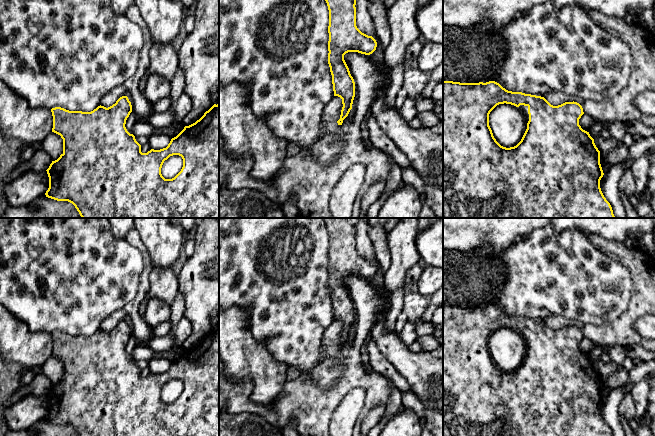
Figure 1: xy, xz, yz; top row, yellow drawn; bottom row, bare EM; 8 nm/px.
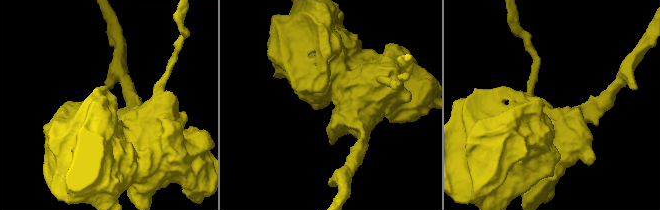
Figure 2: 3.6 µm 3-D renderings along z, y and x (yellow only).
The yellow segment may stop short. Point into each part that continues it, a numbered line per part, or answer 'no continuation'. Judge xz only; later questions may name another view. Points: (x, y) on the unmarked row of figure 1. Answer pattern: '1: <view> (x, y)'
no continuation

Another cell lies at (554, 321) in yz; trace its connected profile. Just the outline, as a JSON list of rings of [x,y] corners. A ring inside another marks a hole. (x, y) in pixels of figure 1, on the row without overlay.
[[[588,233],[588,238],[595,248],[615,258],[629,270],[633,283],[629,306],[617,319],[599,326],[570,321],[557,314],[550,314],[545,323],[553,330],[577,326],[584,338],[599,345],[641,345],[647,351],[654,351],[655,339],[641,337],[633,327],[640,317],[655,315],[655,261],[652,254],[637,245],[628,248],[624,242],[609,241],[597,234]]]

